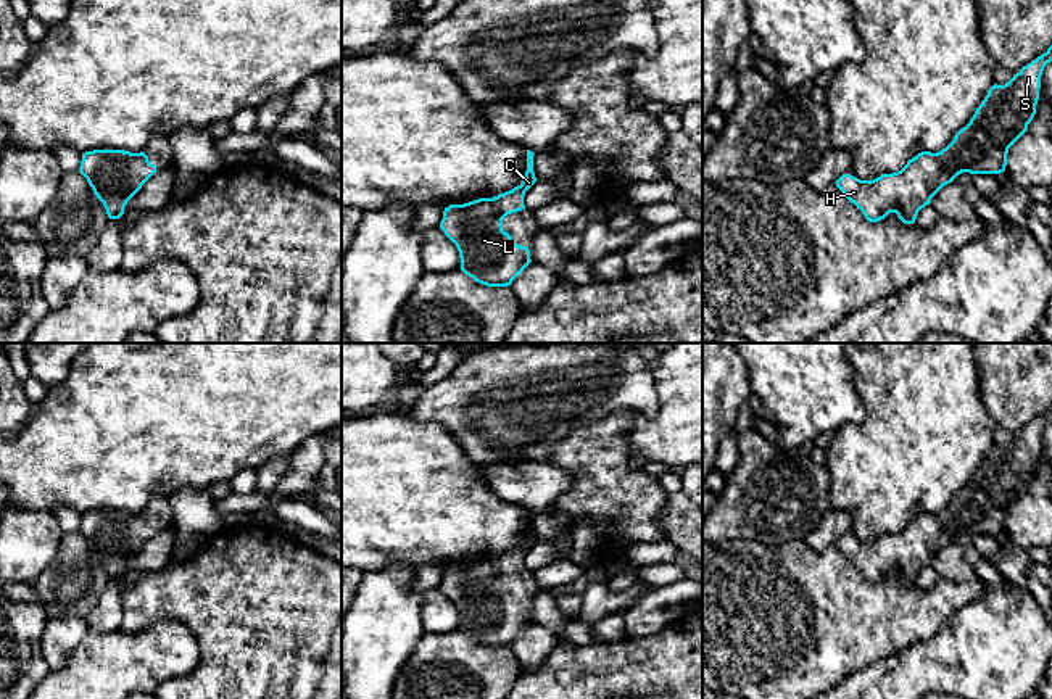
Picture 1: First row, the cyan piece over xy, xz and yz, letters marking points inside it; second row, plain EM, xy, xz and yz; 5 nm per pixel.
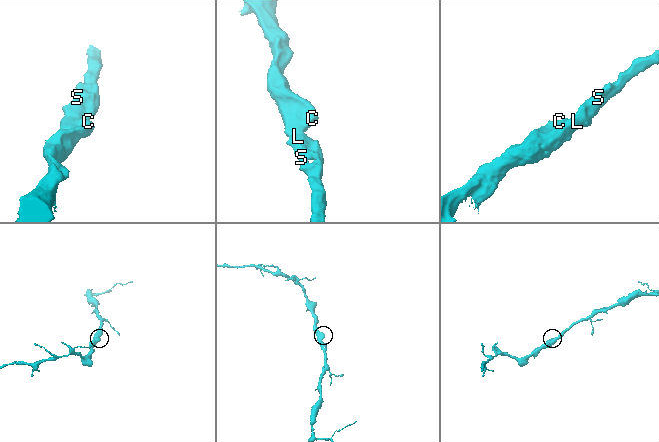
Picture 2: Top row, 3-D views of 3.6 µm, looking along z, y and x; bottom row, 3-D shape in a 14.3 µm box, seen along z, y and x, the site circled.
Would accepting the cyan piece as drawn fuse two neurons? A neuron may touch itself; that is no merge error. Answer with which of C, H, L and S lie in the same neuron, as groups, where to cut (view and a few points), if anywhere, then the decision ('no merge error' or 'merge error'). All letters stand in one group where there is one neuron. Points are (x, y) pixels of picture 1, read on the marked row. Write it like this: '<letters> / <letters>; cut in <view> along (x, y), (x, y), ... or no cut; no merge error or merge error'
C H L S; no cut; no merge error

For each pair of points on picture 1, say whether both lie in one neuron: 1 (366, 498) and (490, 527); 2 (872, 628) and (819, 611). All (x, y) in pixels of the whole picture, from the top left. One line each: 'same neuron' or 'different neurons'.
1: same neuron
2: same neuron

